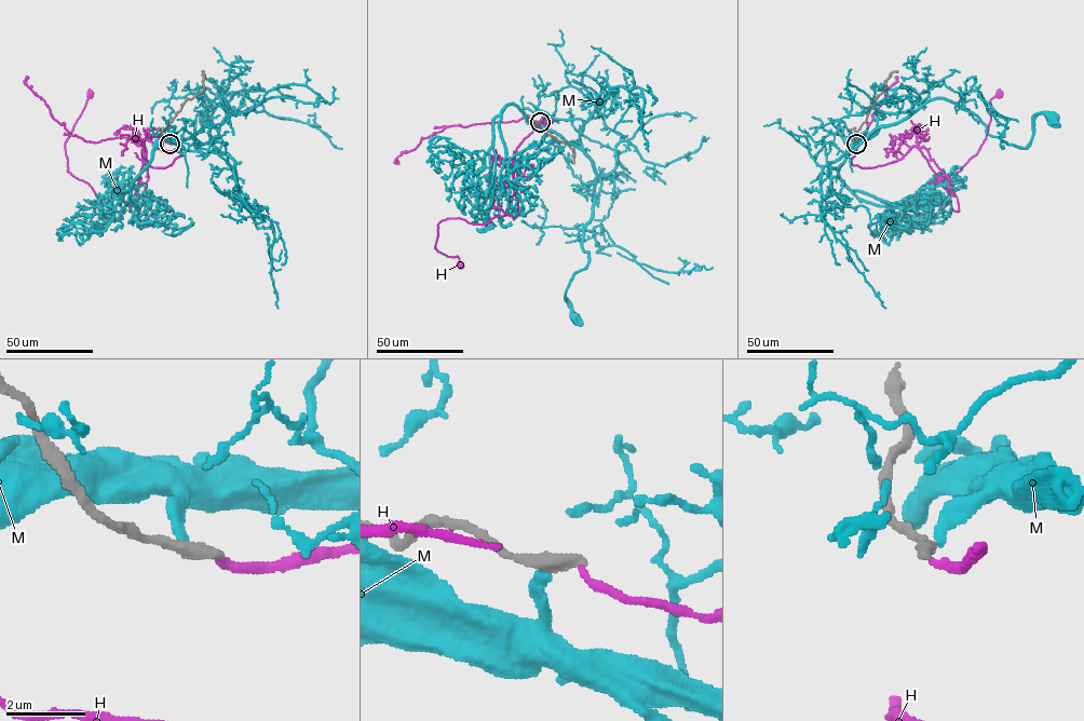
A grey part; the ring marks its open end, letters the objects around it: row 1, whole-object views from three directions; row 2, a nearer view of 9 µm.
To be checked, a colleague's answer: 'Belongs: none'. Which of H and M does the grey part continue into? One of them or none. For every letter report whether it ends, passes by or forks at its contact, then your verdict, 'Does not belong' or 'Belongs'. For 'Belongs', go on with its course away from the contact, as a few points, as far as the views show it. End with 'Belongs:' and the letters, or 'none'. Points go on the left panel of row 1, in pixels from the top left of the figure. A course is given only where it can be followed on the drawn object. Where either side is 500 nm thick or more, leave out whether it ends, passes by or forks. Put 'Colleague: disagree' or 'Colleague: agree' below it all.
H: It ends there. Belongs. Its course: (171, 144), (181, 155), (165, 167), (144, 147), (113, 212), (68, 171), (90, 95)
M: It ends there. Does not belong
Belongs: H
Colleague: disagree

